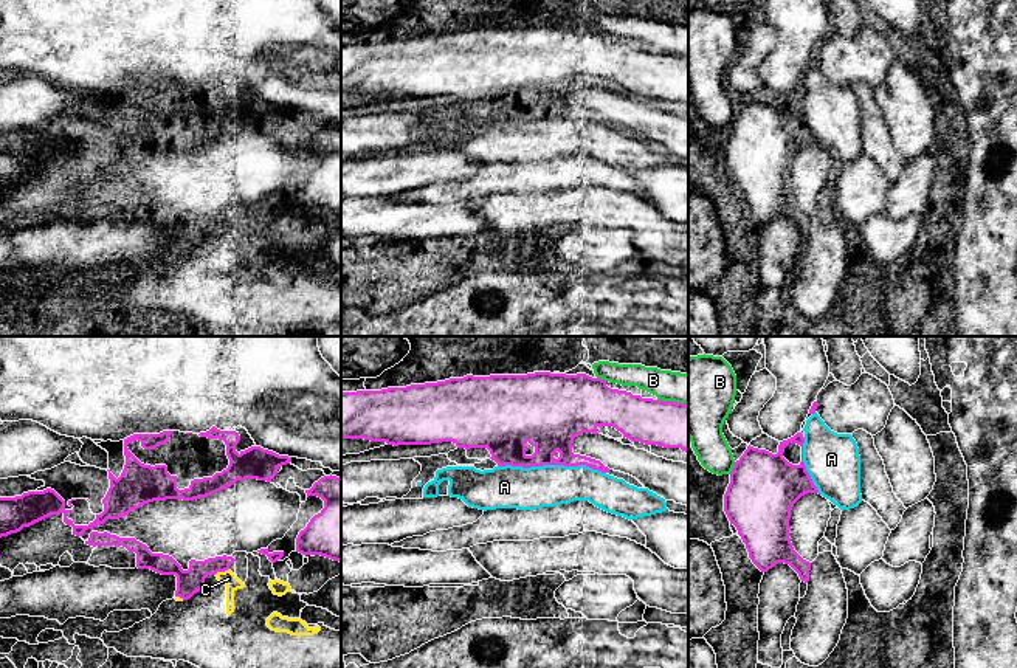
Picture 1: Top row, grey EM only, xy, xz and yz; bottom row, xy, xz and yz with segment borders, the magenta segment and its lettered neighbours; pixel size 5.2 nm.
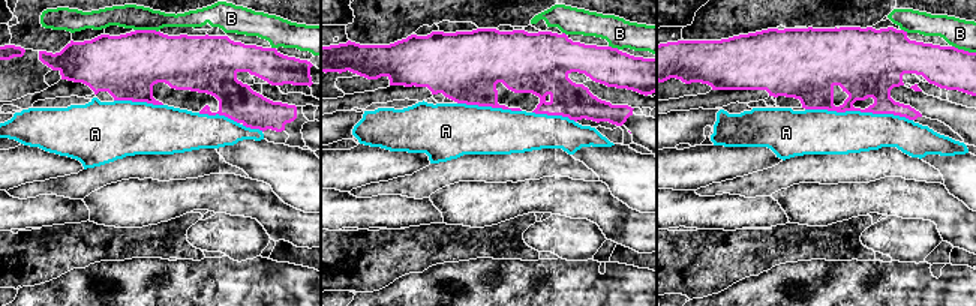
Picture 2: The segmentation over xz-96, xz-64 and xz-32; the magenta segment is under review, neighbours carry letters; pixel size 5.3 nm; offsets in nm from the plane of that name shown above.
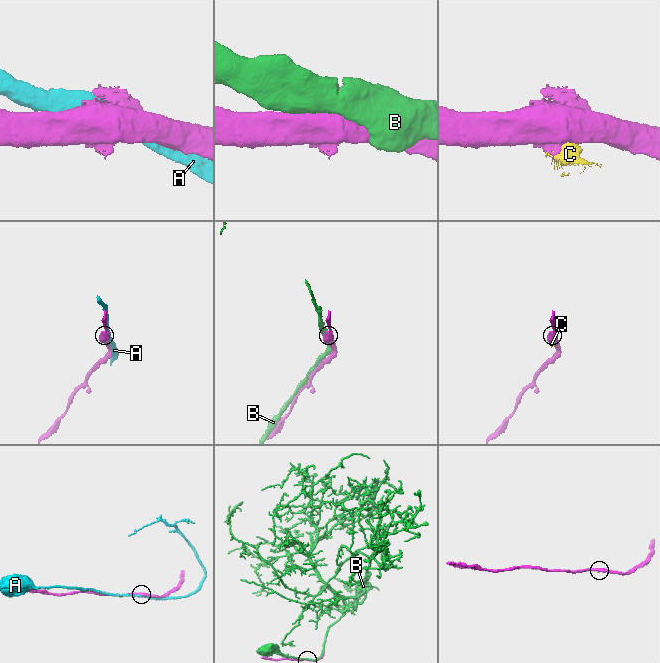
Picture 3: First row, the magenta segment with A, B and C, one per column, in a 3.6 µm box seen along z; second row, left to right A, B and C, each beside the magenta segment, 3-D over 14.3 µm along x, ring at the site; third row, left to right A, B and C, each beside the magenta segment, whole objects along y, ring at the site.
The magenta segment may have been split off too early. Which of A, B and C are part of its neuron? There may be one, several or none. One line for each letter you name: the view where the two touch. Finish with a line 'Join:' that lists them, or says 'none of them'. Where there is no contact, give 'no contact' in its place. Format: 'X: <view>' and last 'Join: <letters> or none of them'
C: xy
Join: C

